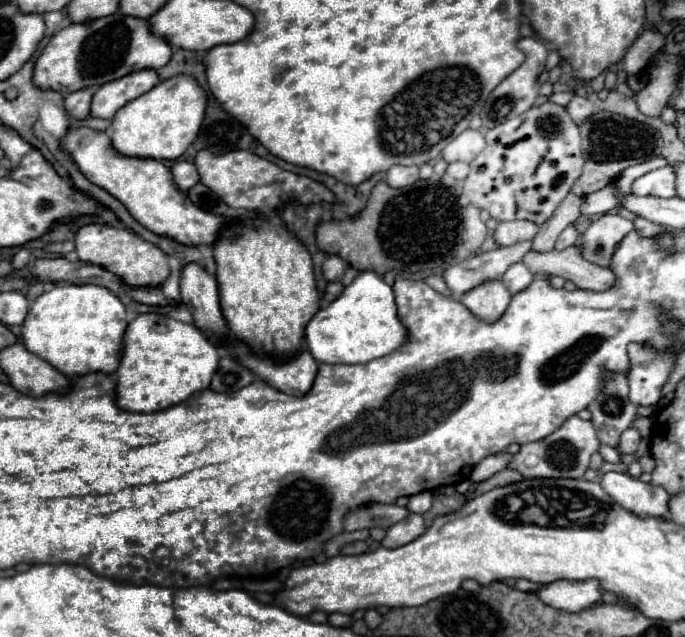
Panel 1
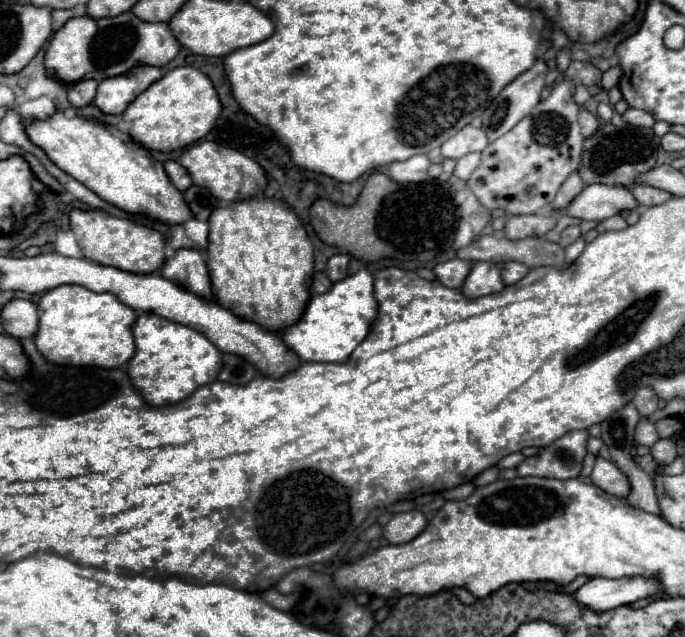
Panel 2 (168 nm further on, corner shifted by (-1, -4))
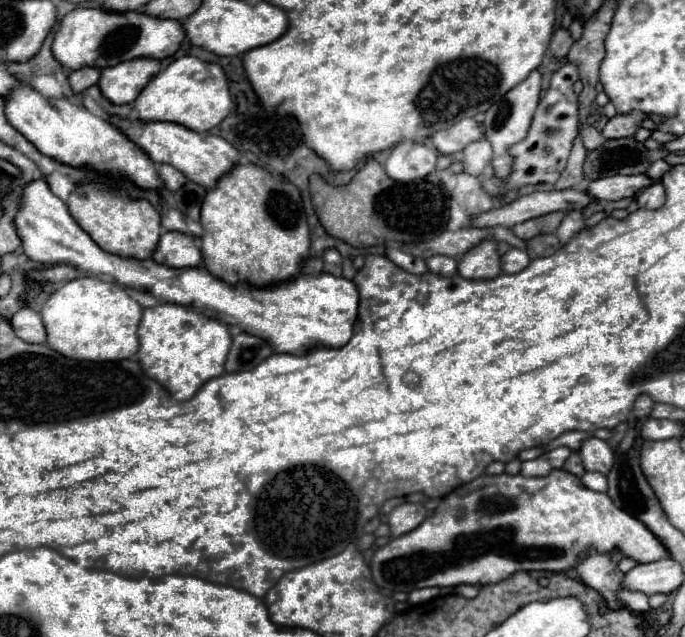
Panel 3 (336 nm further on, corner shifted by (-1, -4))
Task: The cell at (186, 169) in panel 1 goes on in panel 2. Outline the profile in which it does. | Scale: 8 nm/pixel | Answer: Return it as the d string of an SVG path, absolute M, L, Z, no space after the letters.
M165 161L163 165L165 165L165 173L169 175L171 183L173 183L179 191L185 191L185 189L191 187L193 181L191 181L191 177L189 177L189 173L187 173L185 167L181 167L177 161Z

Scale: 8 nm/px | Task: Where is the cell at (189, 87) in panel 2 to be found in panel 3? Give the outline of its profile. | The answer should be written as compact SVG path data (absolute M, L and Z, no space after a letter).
M191 55L175 59L165 71L155 75L135 99L139 121L169 121L197 133L211 131L215 125L219 125L229 115L231 105L233 103L223 69L215 63L205 63Z

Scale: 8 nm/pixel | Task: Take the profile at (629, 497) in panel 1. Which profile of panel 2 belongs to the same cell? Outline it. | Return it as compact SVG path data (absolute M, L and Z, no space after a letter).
M599 455L593 465L591 481L599 489L605 489L607 493L613 493L615 497L621 497L621 499L625 499L625 493L629 493L629 479L617 469L615 463L611 463Z

